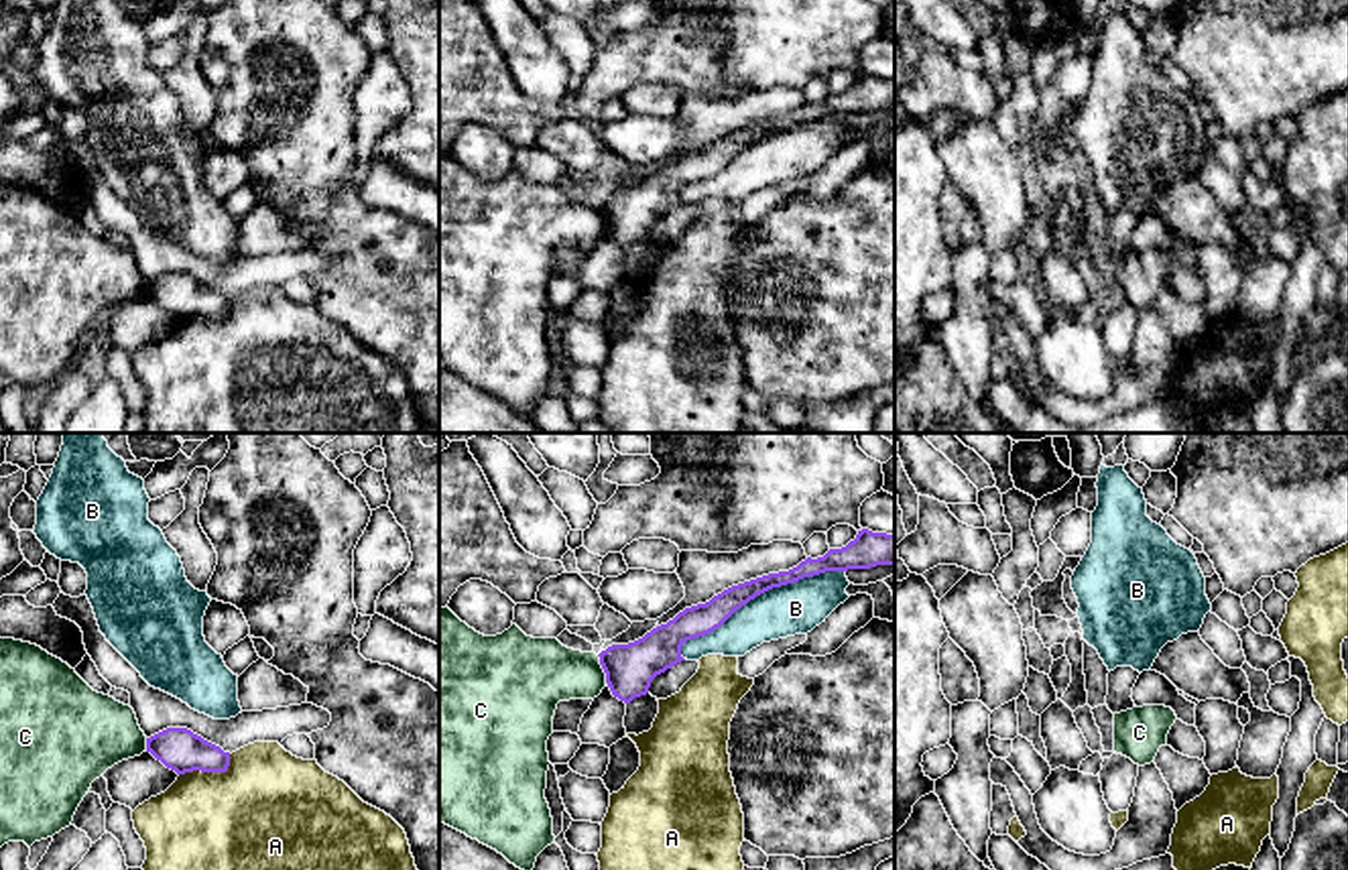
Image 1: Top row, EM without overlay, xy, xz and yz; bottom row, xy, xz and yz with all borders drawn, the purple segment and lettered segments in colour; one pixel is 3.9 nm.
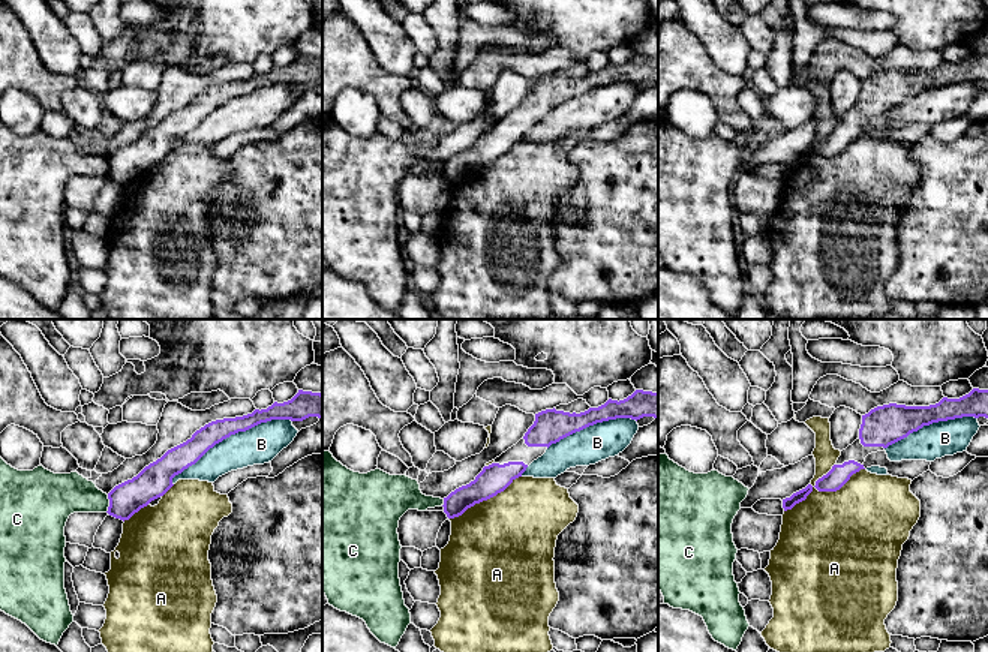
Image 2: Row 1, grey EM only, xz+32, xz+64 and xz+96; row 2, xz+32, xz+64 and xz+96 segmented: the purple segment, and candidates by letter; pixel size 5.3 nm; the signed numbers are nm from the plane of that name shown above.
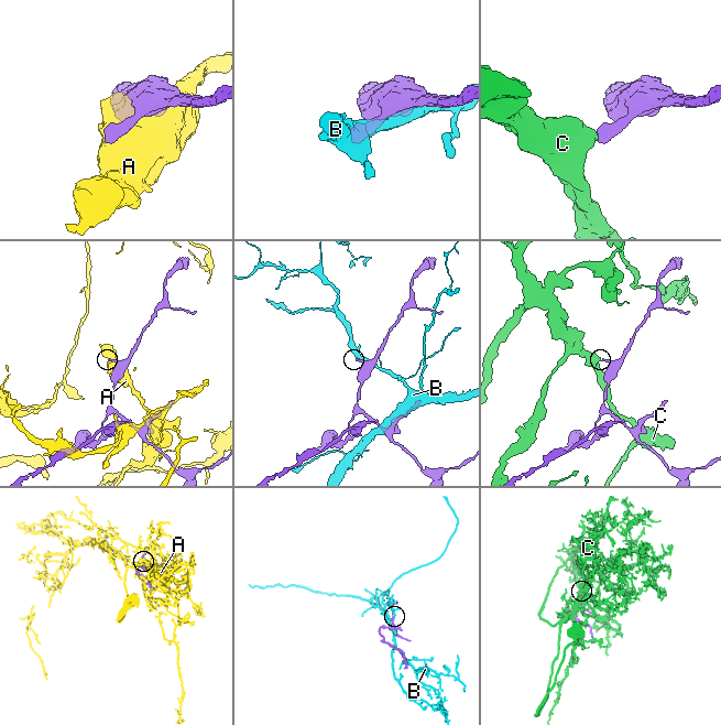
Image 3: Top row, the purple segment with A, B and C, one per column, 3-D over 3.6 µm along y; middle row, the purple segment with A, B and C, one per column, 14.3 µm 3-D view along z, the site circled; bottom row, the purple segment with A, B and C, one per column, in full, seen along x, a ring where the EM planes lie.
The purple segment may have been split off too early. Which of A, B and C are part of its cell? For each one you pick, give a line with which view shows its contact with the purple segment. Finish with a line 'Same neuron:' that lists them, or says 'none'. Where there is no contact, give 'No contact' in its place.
Same neuron: none

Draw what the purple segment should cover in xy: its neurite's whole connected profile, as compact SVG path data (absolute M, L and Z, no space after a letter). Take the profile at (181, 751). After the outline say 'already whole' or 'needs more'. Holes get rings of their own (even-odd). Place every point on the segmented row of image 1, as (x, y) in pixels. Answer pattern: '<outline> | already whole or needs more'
M167 728L146 738L146 752L177 774L193 770L226 772L230 766L230 752L224 752L187 728Z | already whole

